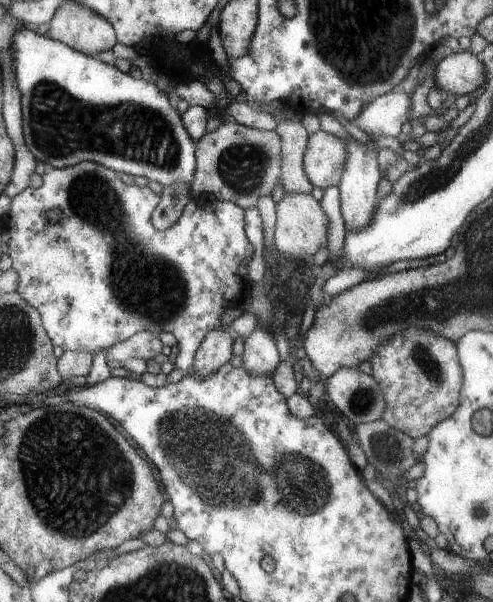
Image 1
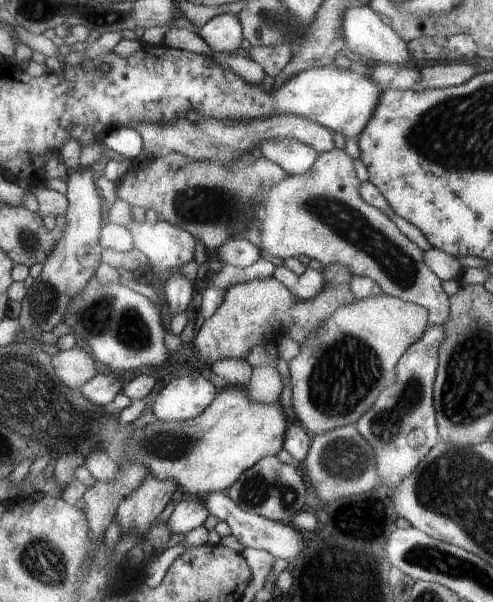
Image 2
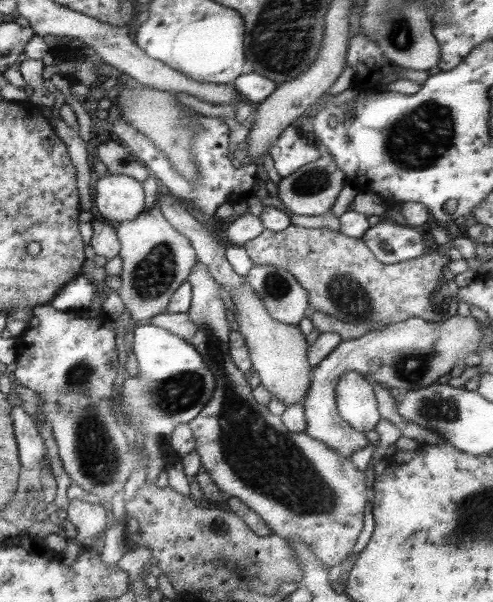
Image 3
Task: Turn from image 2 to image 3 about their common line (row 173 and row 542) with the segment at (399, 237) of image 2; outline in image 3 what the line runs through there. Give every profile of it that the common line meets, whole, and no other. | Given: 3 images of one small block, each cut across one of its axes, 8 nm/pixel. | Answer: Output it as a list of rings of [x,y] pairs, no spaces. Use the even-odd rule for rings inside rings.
[[[195,260],[186,280],[190,284],[191,300],[187,315],[195,327],[191,344],[202,355],[202,359],[214,372],[215,392],[211,400],[198,412],[193,420],[187,422],[195,441],[194,451],[200,459],[200,466],[207,471],[215,486],[227,497],[239,498],[241,503],[257,514],[267,525],[270,534],[283,537],[283,540],[303,541],[311,553],[326,567],[335,566],[346,559],[353,548],[363,526],[363,508],[367,502],[365,478],[359,468],[349,459],[334,452],[322,441],[314,440],[304,432],[293,433],[281,421],[259,404],[253,397],[248,383],[248,375],[240,370],[227,354],[227,320],[225,306],[217,296],[217,286],[210,276],[209,269],[202,261]]]

